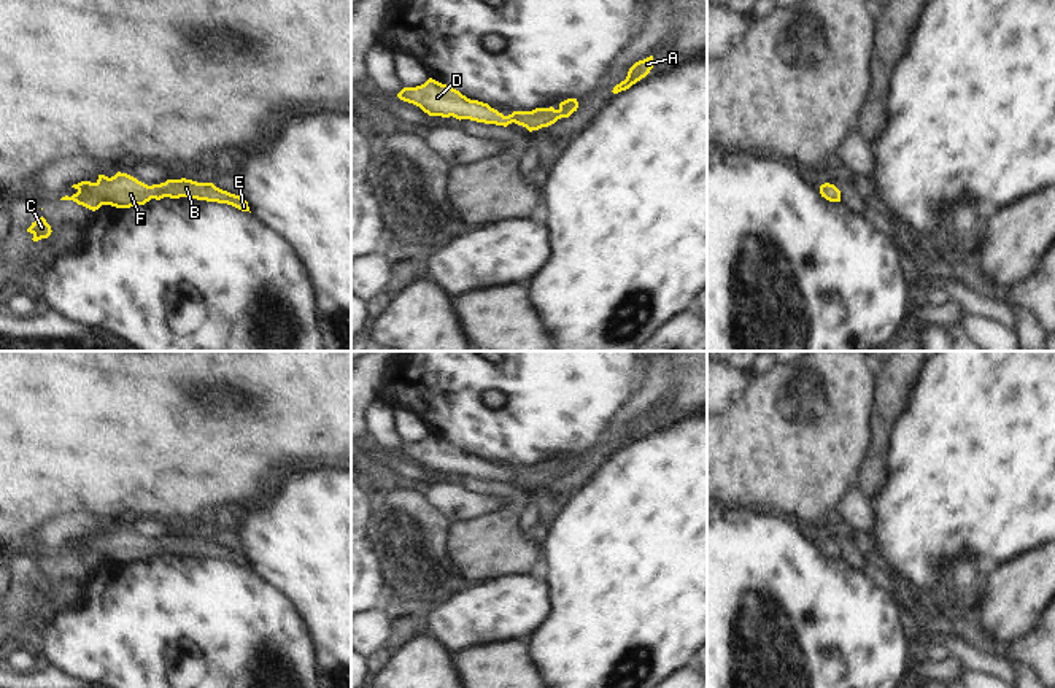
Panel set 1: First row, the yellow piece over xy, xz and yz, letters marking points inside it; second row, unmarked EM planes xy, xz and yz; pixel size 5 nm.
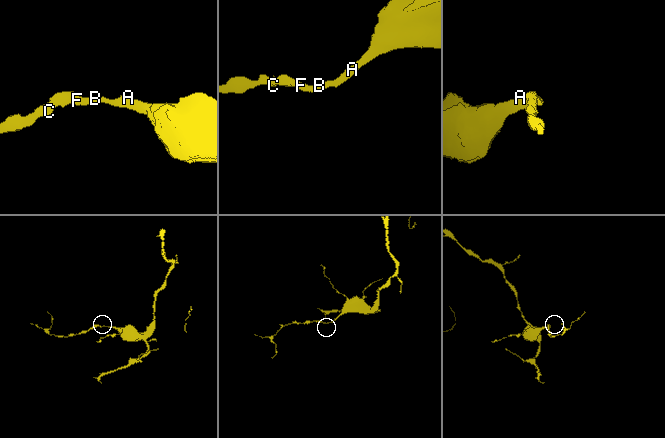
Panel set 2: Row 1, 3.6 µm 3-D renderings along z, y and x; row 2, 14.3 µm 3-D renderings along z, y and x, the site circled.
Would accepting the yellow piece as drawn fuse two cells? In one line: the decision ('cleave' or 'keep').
keep

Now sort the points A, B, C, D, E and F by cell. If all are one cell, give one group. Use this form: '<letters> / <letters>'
A B C D E F

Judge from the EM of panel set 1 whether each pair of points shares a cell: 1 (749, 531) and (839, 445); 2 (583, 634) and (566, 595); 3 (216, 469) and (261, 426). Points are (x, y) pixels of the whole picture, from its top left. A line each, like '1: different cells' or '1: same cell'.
1: different cells
2: same cell
3: same cell

